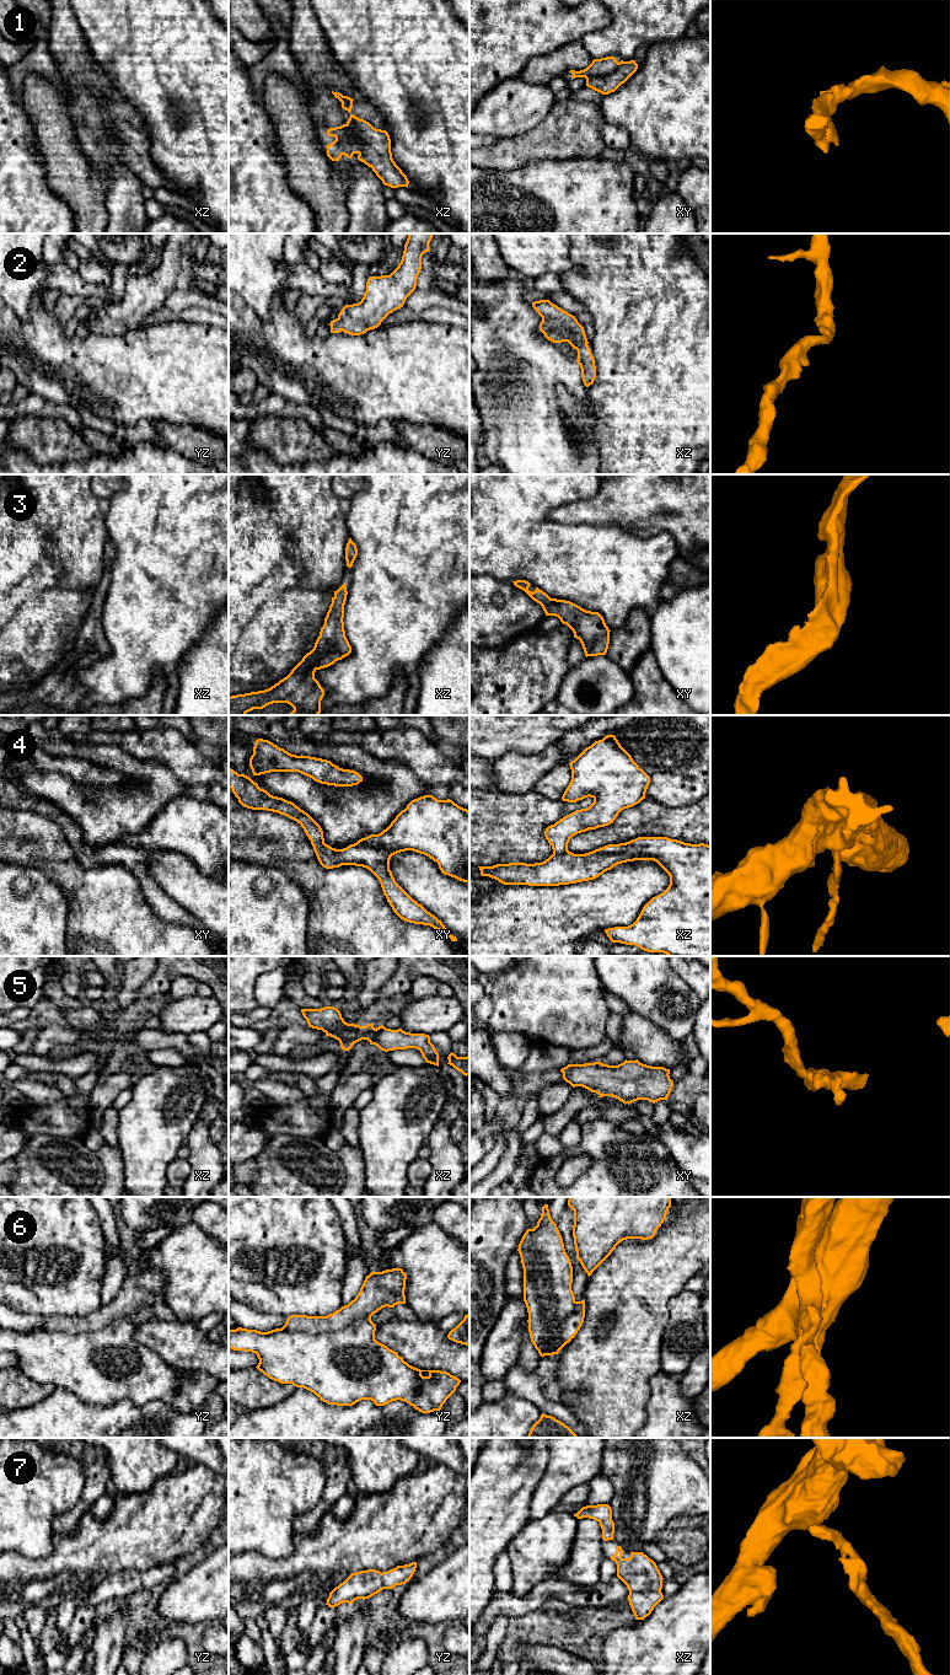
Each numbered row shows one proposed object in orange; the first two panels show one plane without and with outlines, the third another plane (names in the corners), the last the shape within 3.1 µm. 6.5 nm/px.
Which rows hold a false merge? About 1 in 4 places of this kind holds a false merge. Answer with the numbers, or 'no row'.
1, 6

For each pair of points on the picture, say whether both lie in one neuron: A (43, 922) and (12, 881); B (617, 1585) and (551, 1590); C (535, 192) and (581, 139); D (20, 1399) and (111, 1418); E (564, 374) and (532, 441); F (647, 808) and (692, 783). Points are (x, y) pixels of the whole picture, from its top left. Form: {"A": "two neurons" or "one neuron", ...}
{"A": "one neuron", "B": "one neuron", "C": "two neurons", "D": "two neurons", "E": "one neuron", "F": "two neurons"}

